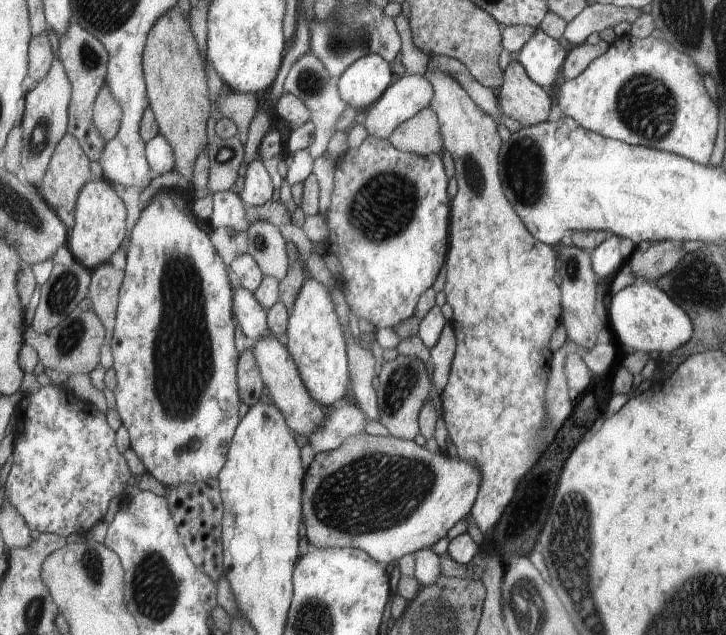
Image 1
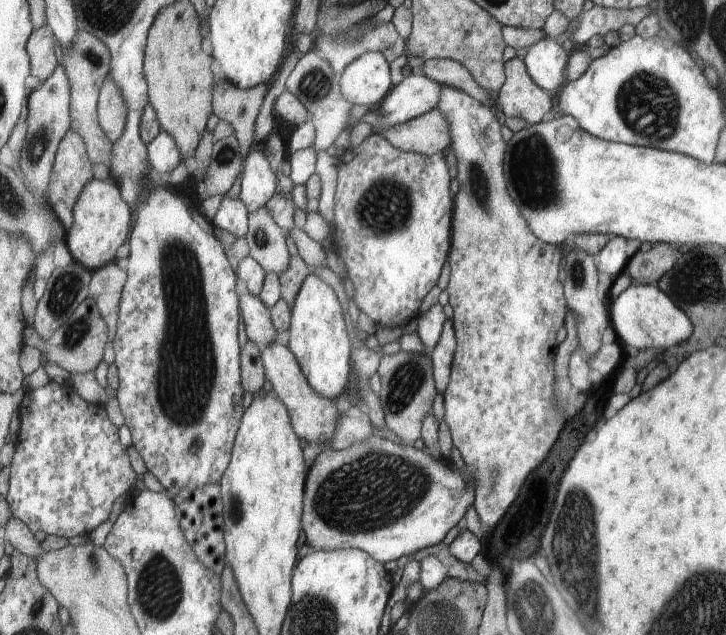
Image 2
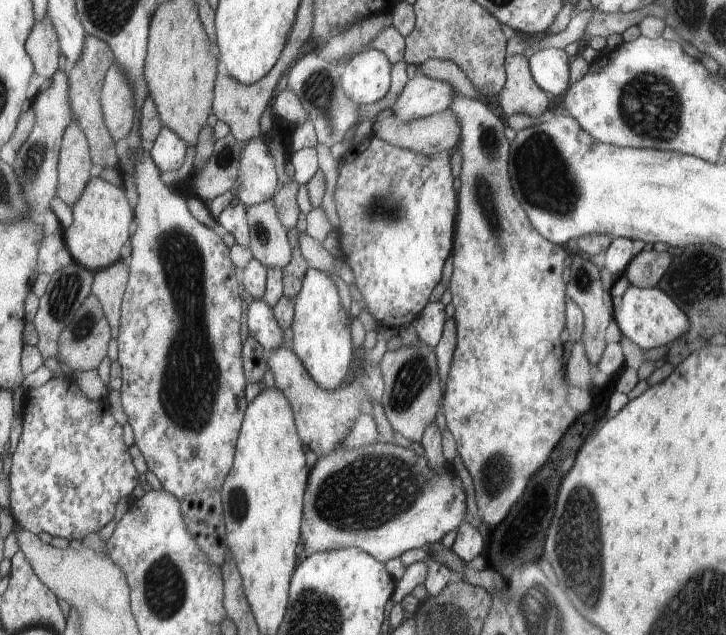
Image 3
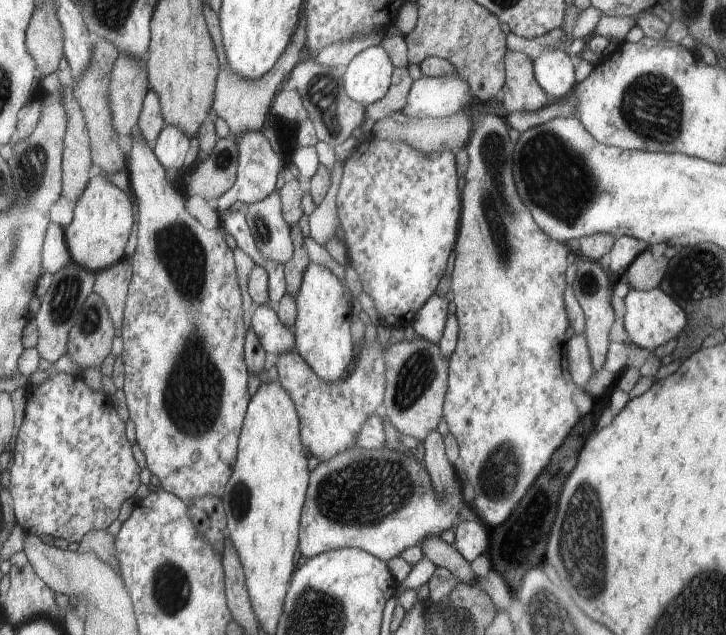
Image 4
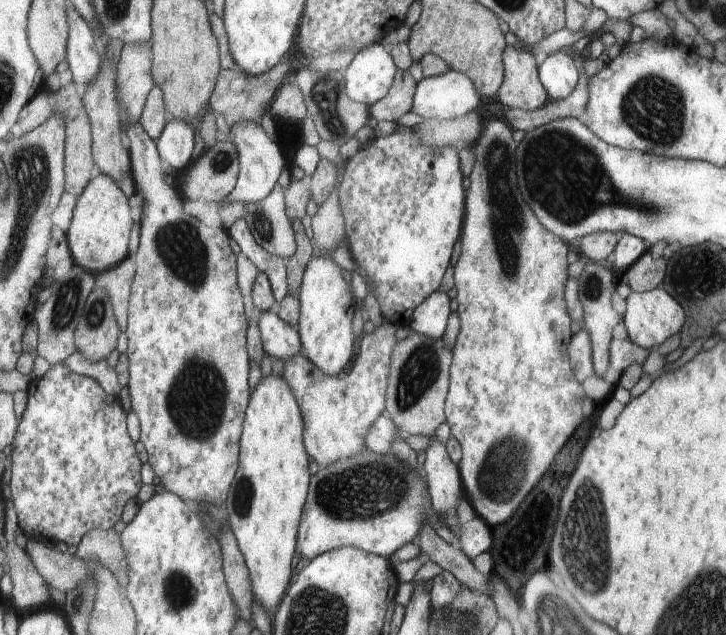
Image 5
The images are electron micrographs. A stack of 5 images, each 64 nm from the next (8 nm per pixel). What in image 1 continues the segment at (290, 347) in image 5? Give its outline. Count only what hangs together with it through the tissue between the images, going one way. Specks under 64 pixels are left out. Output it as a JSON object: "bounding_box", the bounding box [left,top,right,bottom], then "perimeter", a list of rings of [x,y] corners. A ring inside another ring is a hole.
{"bounding_box":[233,286,269,342],"perimeter":[[[239,286],[234,291],[233,314],[243,334],[251,342],[269,334],[266,310],[255,300],[252,293]]]}

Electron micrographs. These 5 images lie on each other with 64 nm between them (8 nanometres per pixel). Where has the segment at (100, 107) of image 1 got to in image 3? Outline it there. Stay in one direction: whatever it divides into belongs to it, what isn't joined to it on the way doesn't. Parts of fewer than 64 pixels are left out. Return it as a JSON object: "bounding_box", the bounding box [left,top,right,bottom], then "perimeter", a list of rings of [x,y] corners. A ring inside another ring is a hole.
{"bounding_box":[101,63,134,139],"perimeter":[[[113,63],[104,77],[101,108],[104,122],[113,139],[125,138],[132,127],[134,98],[122,70]]]}

